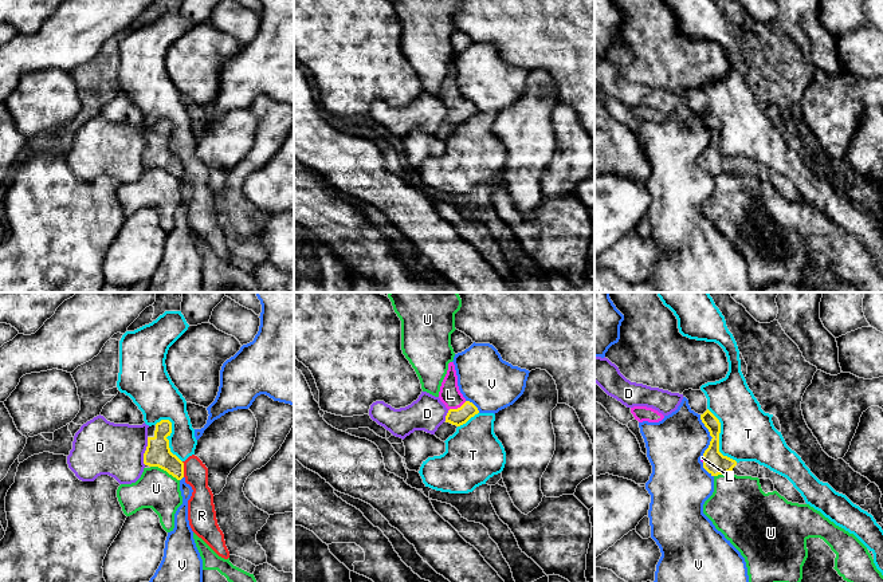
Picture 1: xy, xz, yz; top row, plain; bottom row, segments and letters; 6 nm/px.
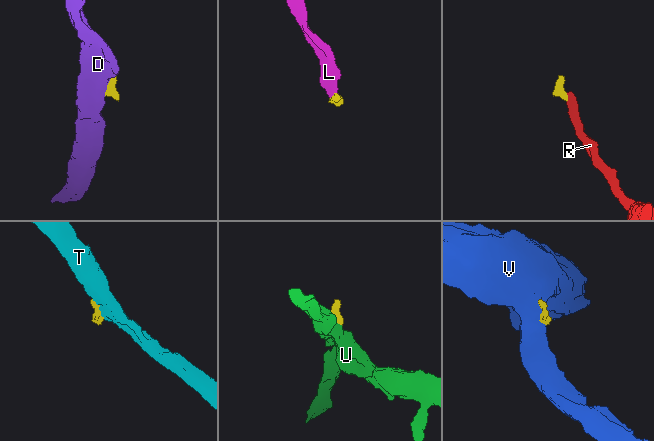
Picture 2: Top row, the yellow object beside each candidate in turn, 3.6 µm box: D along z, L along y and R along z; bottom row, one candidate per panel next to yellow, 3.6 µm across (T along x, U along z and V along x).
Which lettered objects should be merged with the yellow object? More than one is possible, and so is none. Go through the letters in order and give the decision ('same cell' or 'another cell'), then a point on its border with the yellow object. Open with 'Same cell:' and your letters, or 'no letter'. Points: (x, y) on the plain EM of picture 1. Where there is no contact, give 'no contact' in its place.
Same cell: L
D: another cell | xy (145, 150)
L: same cell | xz (458, 107)
R: another cell | xy (183, 169)
T: another cell | yz (718, 138)
U: another cell | xy (165, 169)
V: another cell | yz (710, 134)

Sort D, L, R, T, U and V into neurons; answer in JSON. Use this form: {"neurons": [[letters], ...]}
{"neurons": [["D"], ["L"], ["R", "T"], ["U"], ["V"]]}

